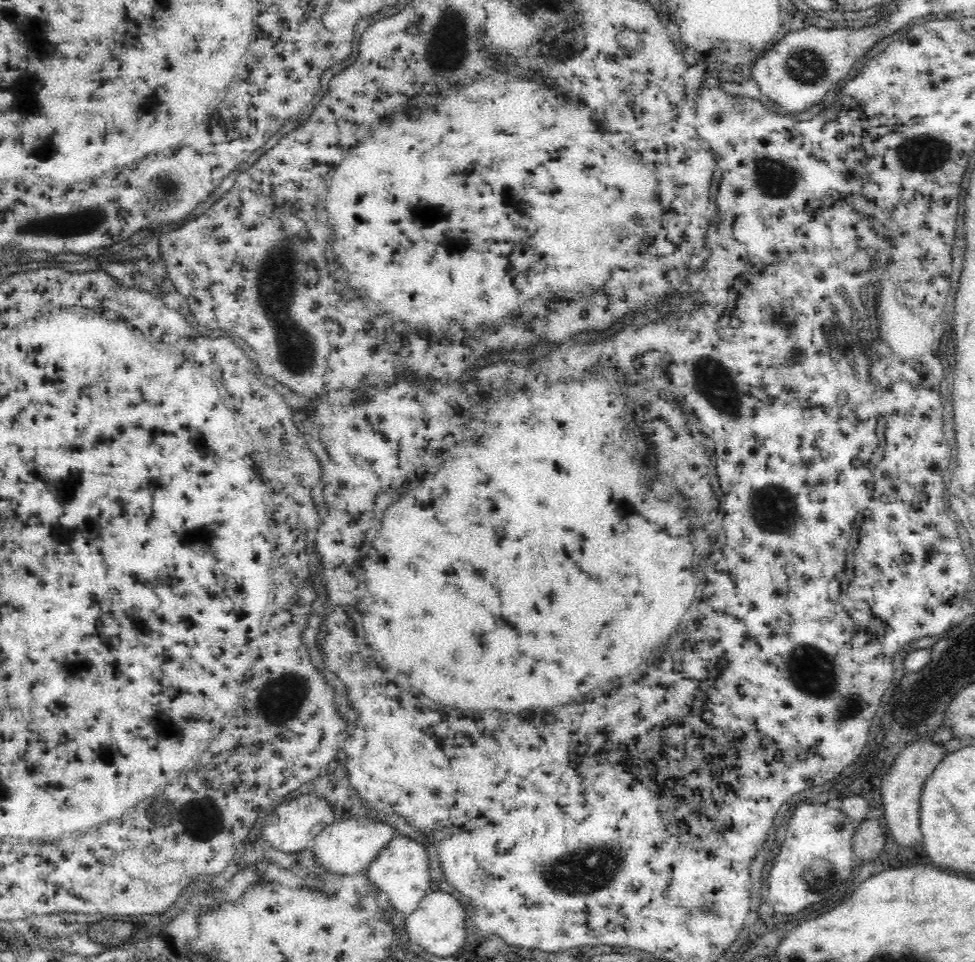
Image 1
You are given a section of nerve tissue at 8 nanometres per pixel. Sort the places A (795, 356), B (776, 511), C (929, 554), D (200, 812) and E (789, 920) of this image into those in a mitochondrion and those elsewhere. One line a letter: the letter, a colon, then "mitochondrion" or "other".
A: mitochondrion
B: mitochondrion
C: other
D: mitochondrion
E: other

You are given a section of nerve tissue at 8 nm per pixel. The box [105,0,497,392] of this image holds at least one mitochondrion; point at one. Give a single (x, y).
(290, 340)

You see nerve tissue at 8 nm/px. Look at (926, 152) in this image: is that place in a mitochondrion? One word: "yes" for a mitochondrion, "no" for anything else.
yes

